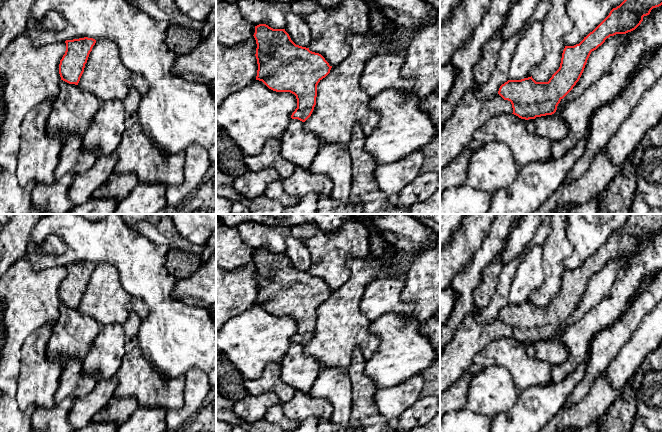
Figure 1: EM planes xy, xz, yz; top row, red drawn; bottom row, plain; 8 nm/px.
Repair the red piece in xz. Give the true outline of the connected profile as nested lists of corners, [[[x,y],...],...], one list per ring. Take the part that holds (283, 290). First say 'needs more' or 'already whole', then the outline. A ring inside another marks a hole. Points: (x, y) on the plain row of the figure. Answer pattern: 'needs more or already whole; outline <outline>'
needs more; outline [[[389,245],[386,256],[378,259],[371,254],[362,259],[348,258],[346,267],[350,270],[350,278],[338,289],[330,290],[325,282],[309,274],[309,272],[296,269],[285,253],[273,253],[266,248],[255,250],[254,262],[256,264],[256,283],[258,288],[256,304],[262,305],[269,313],[276,316],[290,316],[296,320],[297,332],[292,337],[292,343],[298,343],[304,347],[304,354],[315,358],[321,368],[337,368],[348,370],[352,353],[359,348],[363,358],[368,361],[380,344],[380,338],[370,332],[371,320],[361,312],[360,301],[365,288],[377,278],[379,272],[389,267],[388,260],[395,256],[397,248]]]

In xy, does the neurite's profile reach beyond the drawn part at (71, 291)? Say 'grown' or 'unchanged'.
grown

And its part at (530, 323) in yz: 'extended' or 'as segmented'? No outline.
extended

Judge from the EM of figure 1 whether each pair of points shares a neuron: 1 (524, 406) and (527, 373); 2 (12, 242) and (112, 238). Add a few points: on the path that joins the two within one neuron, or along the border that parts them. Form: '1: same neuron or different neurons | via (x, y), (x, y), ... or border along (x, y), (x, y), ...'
1: different neurons | border along (545, 384), (532, 386), (520, 392)
2: different neurons | border along (36, 224), (32, 231), (31, 241), (24, 254)

